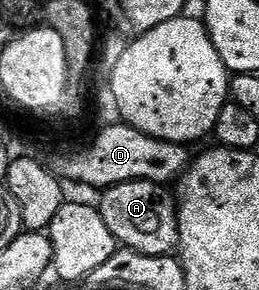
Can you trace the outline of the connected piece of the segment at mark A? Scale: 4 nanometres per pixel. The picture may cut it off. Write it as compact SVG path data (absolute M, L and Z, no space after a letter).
M128 180L104 189L100 196L103 222L107 222L121 248L148 256L168 256L178 247L177 202L166 185L153 180Z

